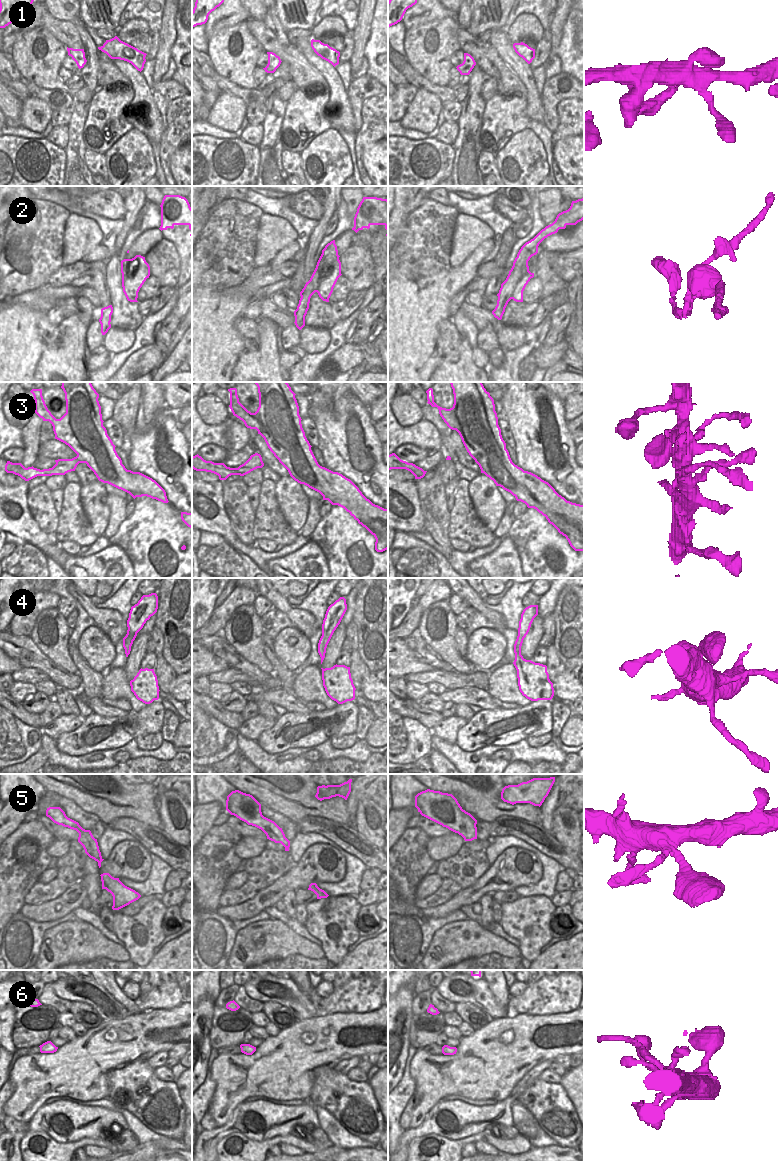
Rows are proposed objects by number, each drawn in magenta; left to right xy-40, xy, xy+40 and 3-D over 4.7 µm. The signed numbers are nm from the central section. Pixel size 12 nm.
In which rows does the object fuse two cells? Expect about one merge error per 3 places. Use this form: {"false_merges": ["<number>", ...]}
{"false_merges": ["2", "3"]}

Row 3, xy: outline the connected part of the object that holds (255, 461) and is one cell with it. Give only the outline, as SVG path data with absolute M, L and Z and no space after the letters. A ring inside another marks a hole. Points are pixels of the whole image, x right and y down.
M255 453L251 455L250 458L244 464L240 465L238 468L233 469L236 469L240 474L244 476L257 468L262 468L263 466L264 463L262 461L261 455Z

